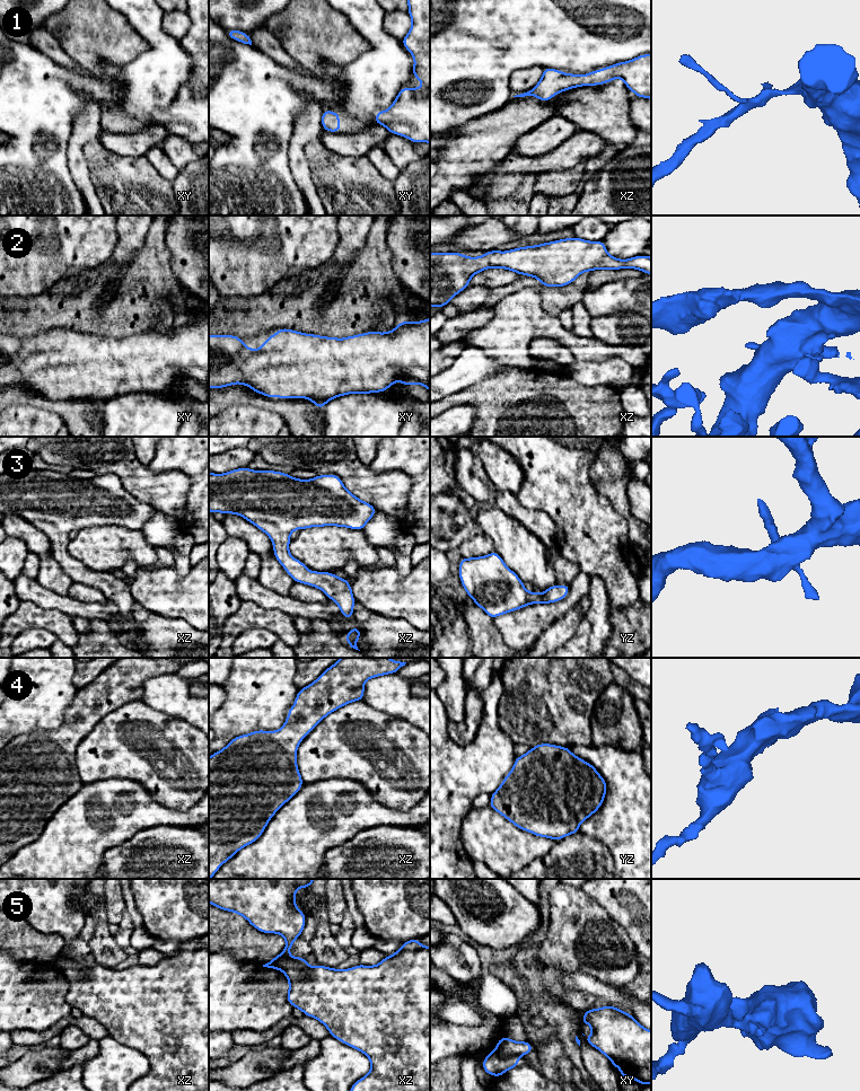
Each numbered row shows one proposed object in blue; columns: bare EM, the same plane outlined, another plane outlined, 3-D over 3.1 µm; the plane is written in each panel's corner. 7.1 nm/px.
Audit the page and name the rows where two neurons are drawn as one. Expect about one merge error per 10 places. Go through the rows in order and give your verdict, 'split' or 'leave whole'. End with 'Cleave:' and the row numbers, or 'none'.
1: leave whole
2: leave whole
3: leave whole
4: leave whole
5: split
Cleave: 5

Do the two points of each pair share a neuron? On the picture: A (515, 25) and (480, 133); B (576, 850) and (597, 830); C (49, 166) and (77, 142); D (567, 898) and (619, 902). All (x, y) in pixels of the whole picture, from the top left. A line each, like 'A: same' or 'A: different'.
A: different
B: different
C: different
D: different

